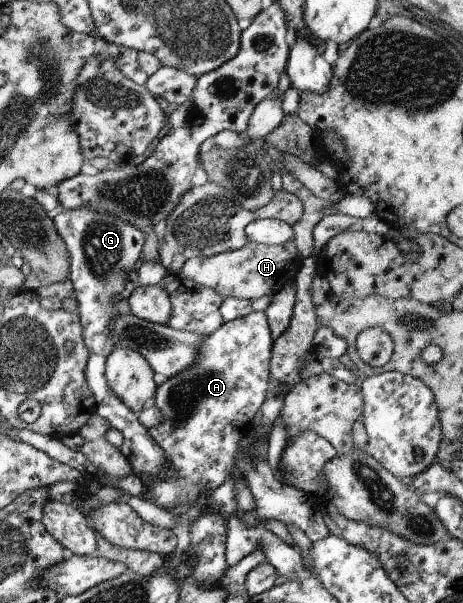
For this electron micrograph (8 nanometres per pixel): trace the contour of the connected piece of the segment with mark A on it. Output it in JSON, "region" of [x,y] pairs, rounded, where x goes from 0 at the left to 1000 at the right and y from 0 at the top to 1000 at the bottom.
{"region":[[[559,516],[542,519],[538,524],[486,536],[473,547],[467,547],[458,556],[449,556],[434,574],[430,575],[430,589],[417,600],[417,604],[402,610],[387,622],[363,627],[359,633],[346,637],[343,650],[337,650],[333,672],[352,687],[352,697],[337,706],[320,711],[320,718],[326,720],[326,726],[354,746],[356,760],[361,761],[361,781],[346,781],[343,784],[328,784],[324,789],[300,789],[309,803],[309,828],[326,831],[343,842],[391,849],[389,839],[410,841],[432,829],[438,831],[445,826],[443,814],[471,811],[492,793],[499,789],[501,774],[512,769],[512,755],[516,753],[516,743],[525,725],[533,720],[536,711],[546,710],[546,698],[553,693],[562,693],[568,672],[575,668],[575,653],[579,650],[579,637],[585,620],[585,597],[590,594],[587,584],[592,584],[592,564],[585,557],[583,537],[577,531],[577,521]]]}

